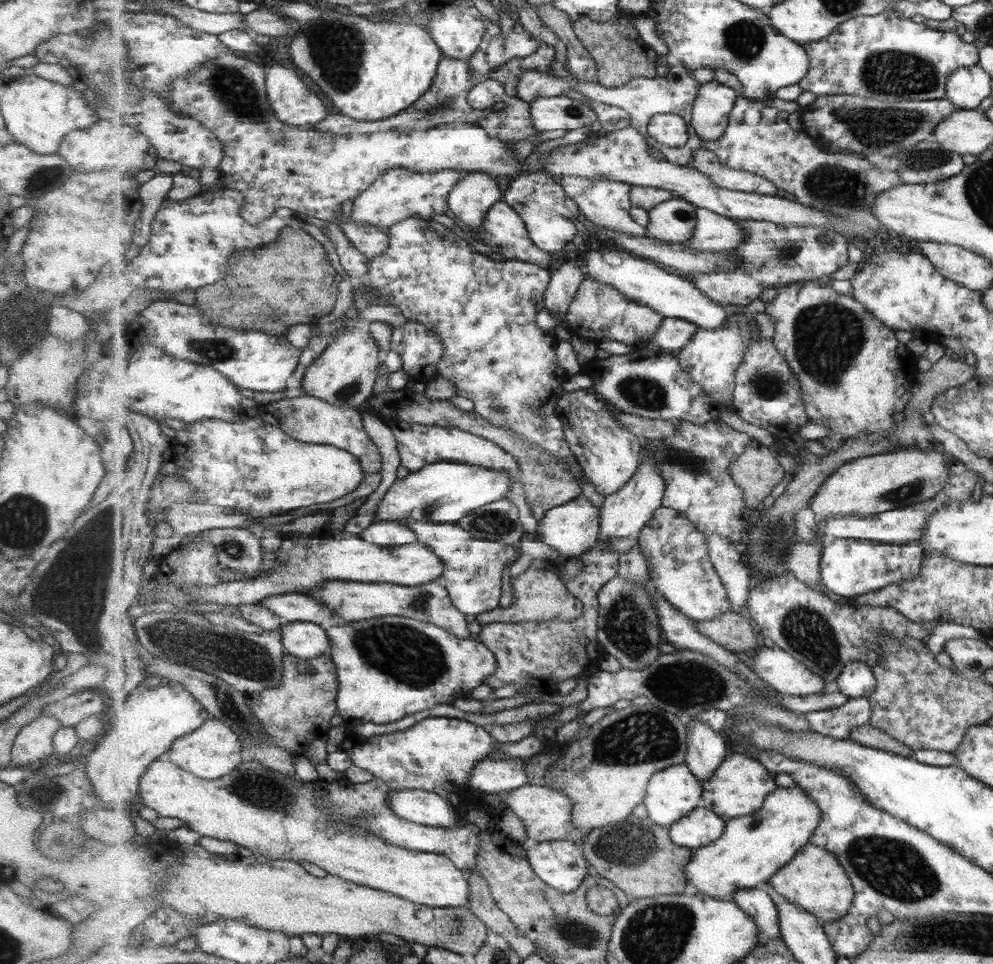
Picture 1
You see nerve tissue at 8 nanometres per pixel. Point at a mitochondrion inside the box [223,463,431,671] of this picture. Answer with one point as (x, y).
(260, 495)

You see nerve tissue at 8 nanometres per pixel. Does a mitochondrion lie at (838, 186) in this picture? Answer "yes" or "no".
yes

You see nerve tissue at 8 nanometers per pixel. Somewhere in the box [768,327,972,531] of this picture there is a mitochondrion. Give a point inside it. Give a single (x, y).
(911, 491)

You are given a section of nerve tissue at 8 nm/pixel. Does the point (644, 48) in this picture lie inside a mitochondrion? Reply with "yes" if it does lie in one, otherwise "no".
no

